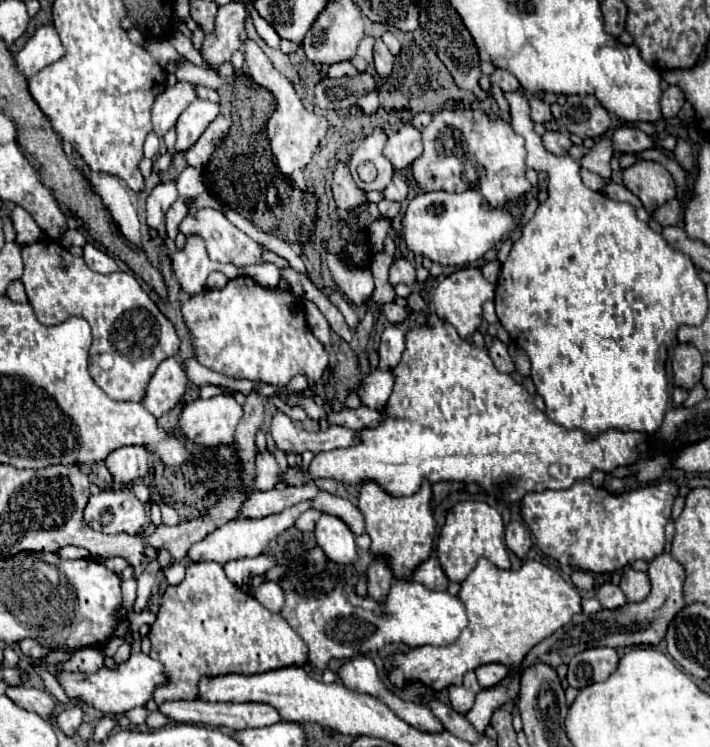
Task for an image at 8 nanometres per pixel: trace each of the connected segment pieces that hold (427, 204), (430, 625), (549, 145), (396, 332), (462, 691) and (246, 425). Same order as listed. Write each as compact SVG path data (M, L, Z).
M476 190L462 194L424 192L410 200L402 218L402 234L408 250L430 258L440 266L466 266L482 258L492 246L504 240L514 228L514 218L508 210L484 210L482 196Z
M342 580L336 582L332 592L312 592L304 596L288 592L282 616L298 636L304 636L310 650L308 662L314 670L324 670L332 658L348 660L356 654L376 652L386 642L402 642L410 648L428 644L446 646L452 644L468 626L466 608L458 596L428 590L422 584L408 580L394 580L394 590L390 590L390 598L386 598L386 606L374 606L370 598L360 598Z
M546 132L542 136L542 142L546 146L546 150L550 150L556 156L568 154L568 150L572 148L572 140L570 134L562 134L562 132Z
M390 326L384 330L382 340L380 340L380 348L378 348L378 368L380 370L392 370L398 362L400 356L404 352L404 332L398 326Z
M468 672L460 686L450 686L448 688L448 698L450 698L452 708L460 714L466 714L470 710L470 706L474 704L474 698L476 698L478 690L480 690L480 686L476 682L474 672Z
M252 392L246 396L244 416L234 436L234 446L242 450L242 458L246 458L246 462L254 462L254 446L256 446L254 436L256 436L256 430L262 426L262 418L264 418L264 398Z

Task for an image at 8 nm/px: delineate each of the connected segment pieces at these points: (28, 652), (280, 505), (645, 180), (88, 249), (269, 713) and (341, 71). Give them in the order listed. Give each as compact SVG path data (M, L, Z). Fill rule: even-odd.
M30 638L20 640L20 642L18 642L18 648L20 648L20 652L22 652L26 658L32 658L32 660L40 660L42 656L46 656L46 654L50 652L50 650L44 648L40 642L30 640Z
M310 482L306 486L288 486L284 490L268 490L262 494L252 494L240 510L242 518L266 518L270 514L278 514L284 508L296 506L298 502L314 500L320 488Z
M634 162L622 172L622 182L632 194L642 200L648 214L652 214L654 208L666 204L676 196L676 184L670 172L658 162Z
M92 244L84 246L84 260L94 272L100 272L100 274L112 274L118 270L118 264L114 262L114 258L108 256L106 252L94 248Z
M164 702L160 712L170 716L174 722L194 722L194 724L210 724L222 726L228 730L256 728L256 726L272 726L282 720L280 712L270 704L222 704L222 702Z
M338 62L338 64L330 64L326 74L328 74L328 78L342 78L346 74L358 74L358 70L354 70L354 66L350 66L350 62Z

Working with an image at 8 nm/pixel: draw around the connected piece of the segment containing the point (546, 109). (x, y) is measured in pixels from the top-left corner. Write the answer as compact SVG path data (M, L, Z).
M530 98L530 108L532 108L532 120L534 122L548 122L552 118L550 106L542 102L540 98Z

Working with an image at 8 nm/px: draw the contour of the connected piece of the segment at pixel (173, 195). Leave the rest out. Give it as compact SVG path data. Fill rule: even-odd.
M164 180L152 188L146 200L146 222L166 240L166 210L176 202L178 188L174 180Z

